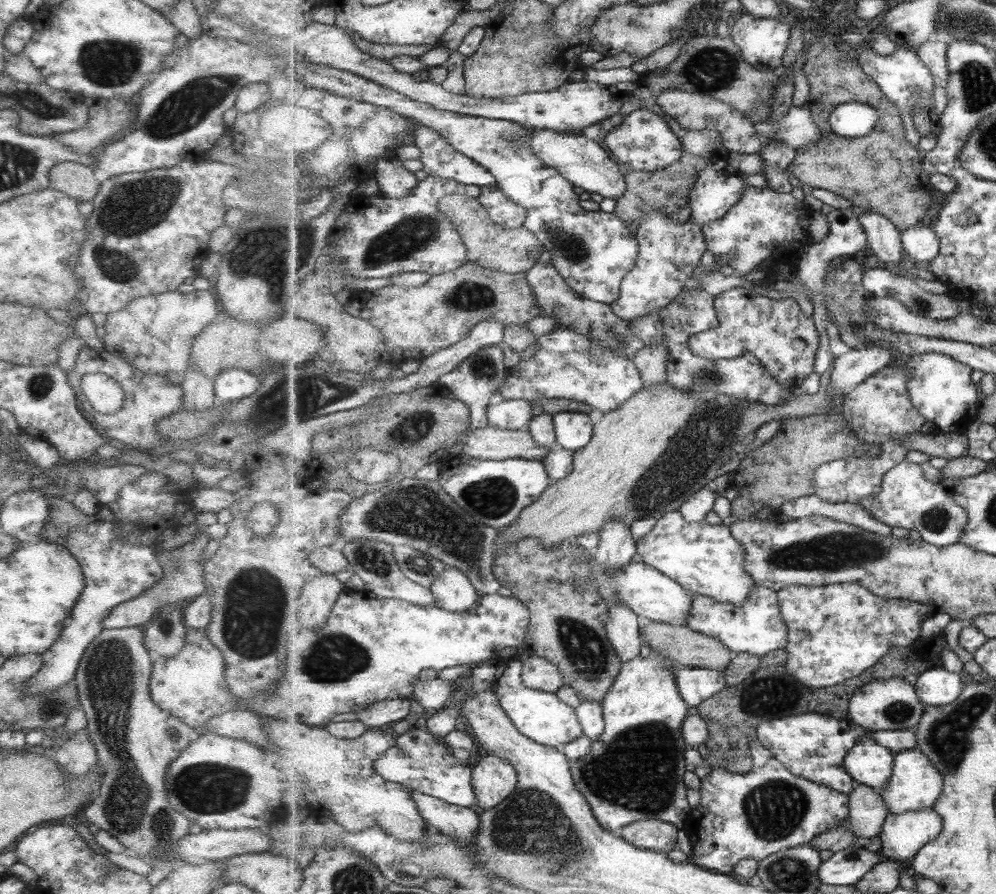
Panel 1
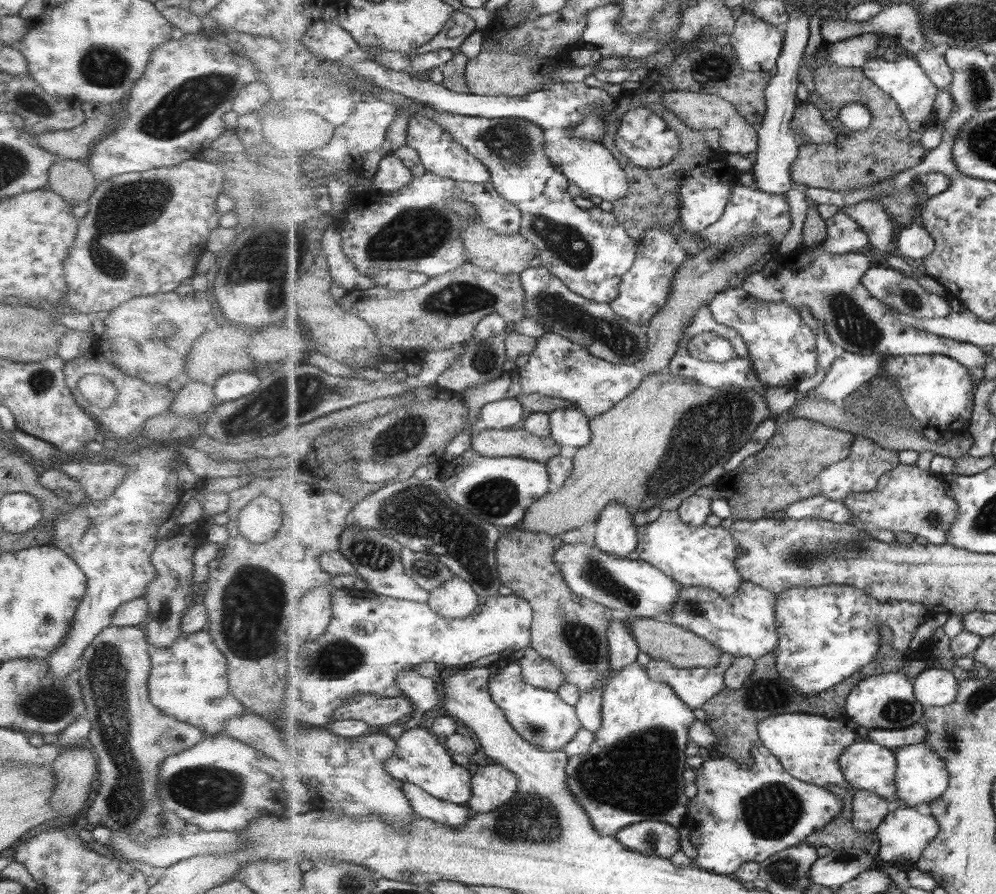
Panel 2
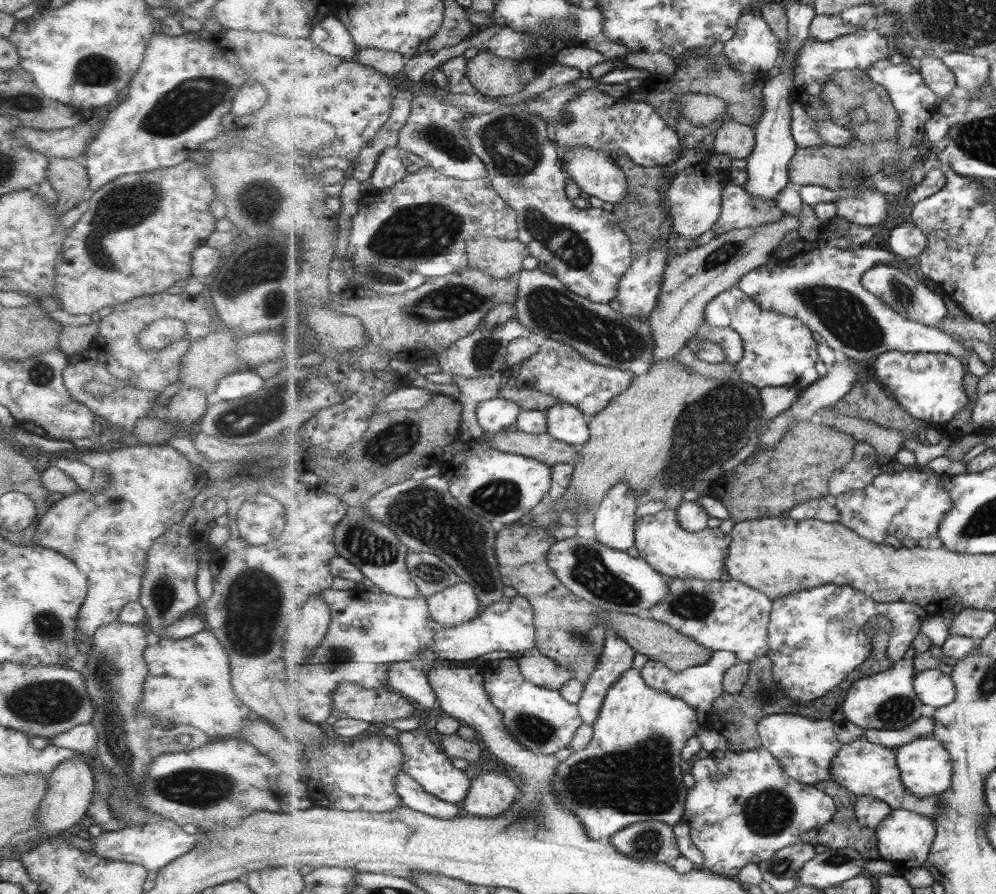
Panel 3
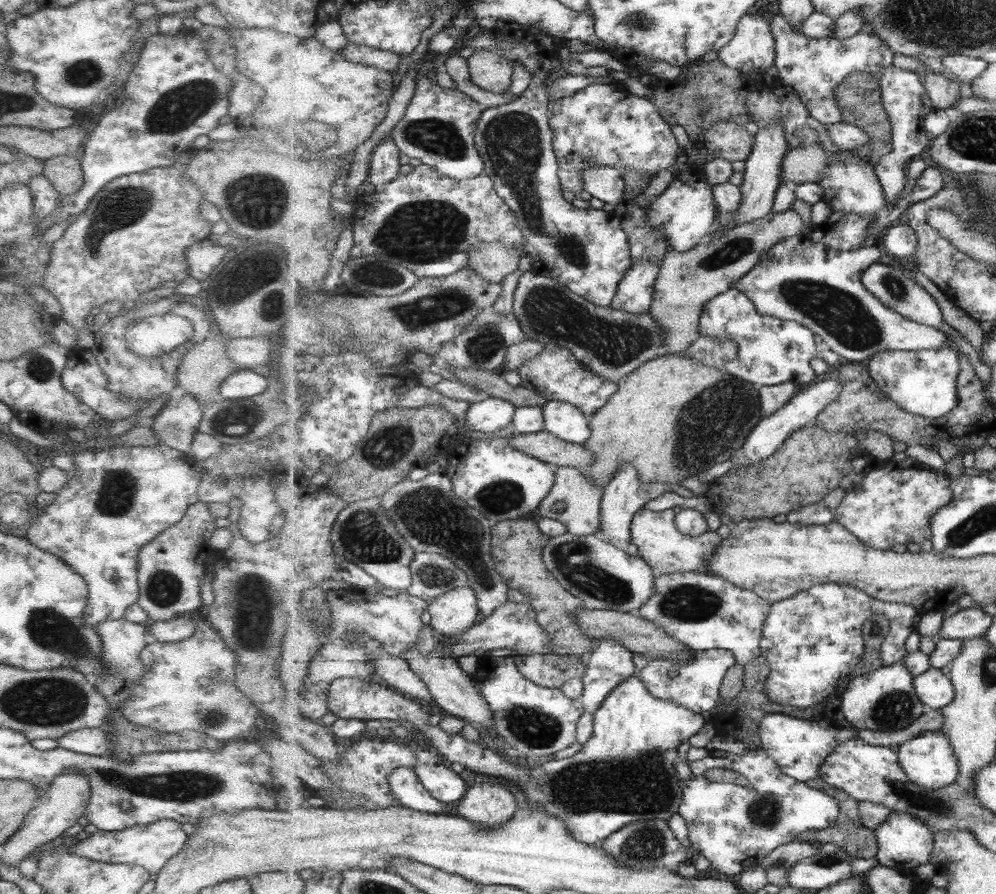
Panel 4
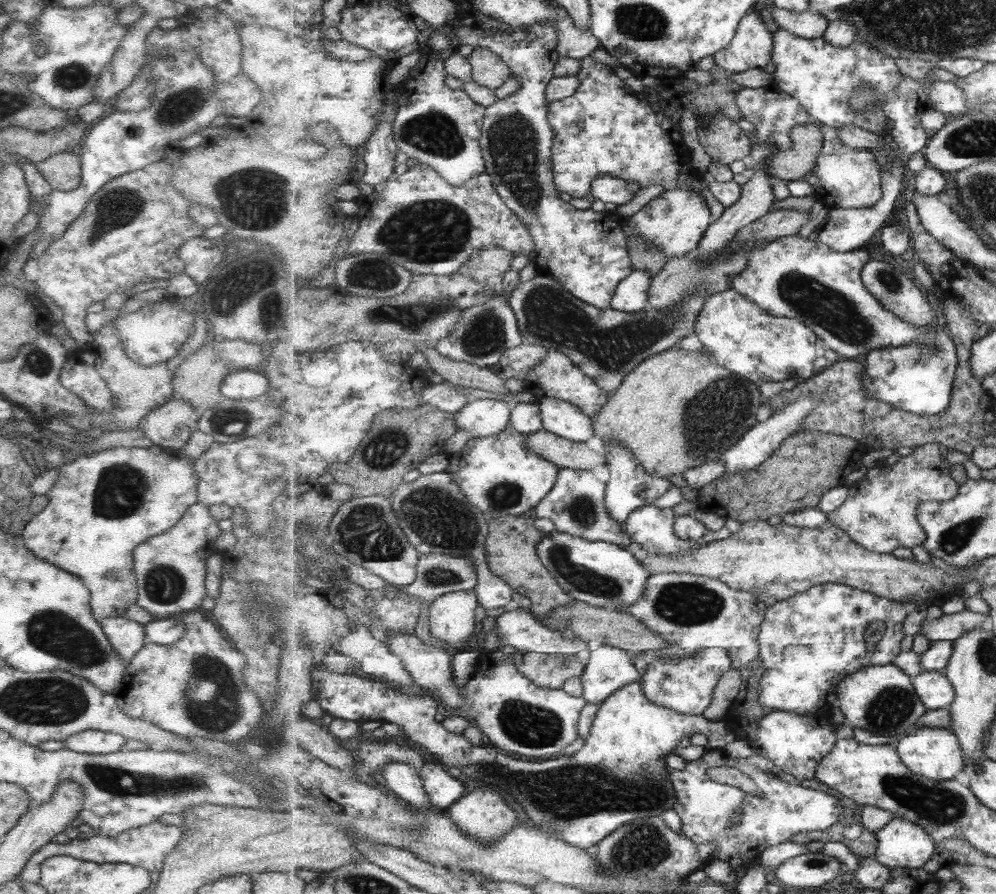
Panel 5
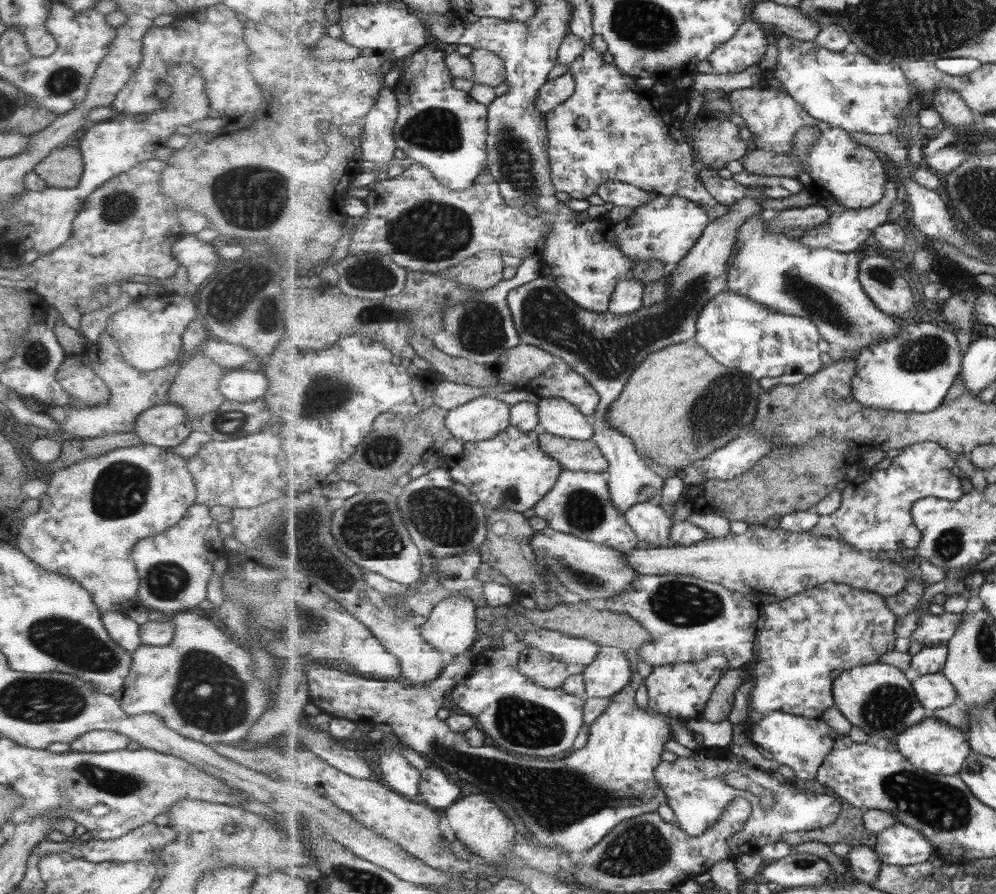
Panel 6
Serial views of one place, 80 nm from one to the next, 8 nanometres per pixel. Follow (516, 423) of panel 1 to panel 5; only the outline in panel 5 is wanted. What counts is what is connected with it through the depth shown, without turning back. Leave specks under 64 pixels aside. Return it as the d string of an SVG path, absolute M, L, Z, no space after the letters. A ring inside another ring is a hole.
M474 399L467 403L465 408L454 414L458 428L467 431L472 438L487 438L495 436L511 427L510 419L512 416L512 404L503 400L496 399Z

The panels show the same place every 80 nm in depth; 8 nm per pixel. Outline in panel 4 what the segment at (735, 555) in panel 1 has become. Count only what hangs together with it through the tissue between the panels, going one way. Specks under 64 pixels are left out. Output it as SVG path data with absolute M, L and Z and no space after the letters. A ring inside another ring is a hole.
M641 509L634 516L631 525L630 542L637 546L641 556L657 570L657 573L663 575L695 571L710 574L708 560L724 540L715 530L701 536L687 536L677 528L676 514L672 509L663 511Z

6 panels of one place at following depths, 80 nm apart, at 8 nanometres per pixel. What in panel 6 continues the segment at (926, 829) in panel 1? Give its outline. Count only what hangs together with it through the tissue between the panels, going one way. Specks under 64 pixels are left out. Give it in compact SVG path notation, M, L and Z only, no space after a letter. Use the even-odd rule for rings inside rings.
M900 821L878 834L874 849L883 863L901 866L927 862L935 853L926 836Z

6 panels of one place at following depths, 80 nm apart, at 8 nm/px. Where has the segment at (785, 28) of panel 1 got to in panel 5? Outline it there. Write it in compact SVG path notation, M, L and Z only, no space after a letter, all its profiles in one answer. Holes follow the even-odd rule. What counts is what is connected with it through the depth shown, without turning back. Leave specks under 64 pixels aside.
M750 12L741 19L736 38L723 51L716 52L714 62L729 72L745 72L765 68L772 62L774 35L759 12Z

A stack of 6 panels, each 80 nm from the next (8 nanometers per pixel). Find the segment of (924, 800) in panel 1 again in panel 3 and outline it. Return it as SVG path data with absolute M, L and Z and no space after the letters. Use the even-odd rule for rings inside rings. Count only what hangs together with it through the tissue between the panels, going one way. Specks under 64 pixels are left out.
M932 736L915 740L896 750L896 757L901 769L901 778L905 786L919 798L943 795L952 787L954 762L941 740Z

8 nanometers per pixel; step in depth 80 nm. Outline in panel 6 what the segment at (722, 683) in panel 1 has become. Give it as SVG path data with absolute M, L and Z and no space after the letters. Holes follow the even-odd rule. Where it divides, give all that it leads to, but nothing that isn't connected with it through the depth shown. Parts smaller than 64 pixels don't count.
M713 653L709 659L693 662L682 663L665 666L655 666L652 668L652 673L644 679L644 684L648 690L649 703L648 709L666 714L667 716L673 716L683 719L689 718L702 718L704 716L704 710L709 700L711 700L715 687L719 684L719 681L723 678L731 667L729 667L729 661L727 657L721 653Z

